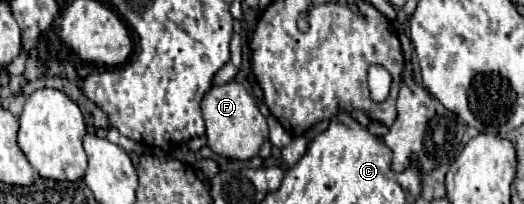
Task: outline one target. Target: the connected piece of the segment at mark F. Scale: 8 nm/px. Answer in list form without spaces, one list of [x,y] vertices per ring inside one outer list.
[[[234,80],[224,86],[210,88],[210,92],[202,100],[202,116],[206,122],[208,146],[224,158],[250,160],[258,156],[260,146],[264,144],[264,140],[268,140],[268,124],[258,110],[256,98]]]

